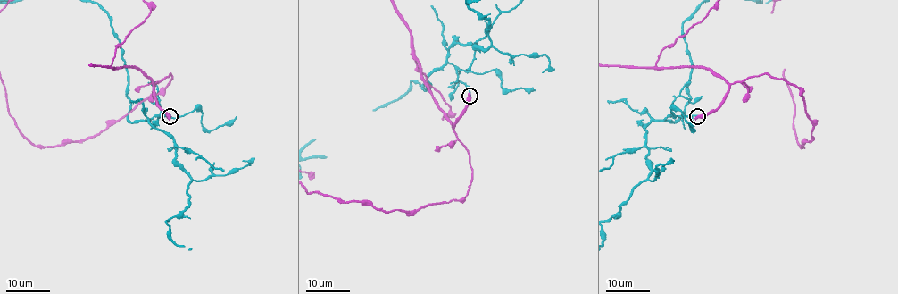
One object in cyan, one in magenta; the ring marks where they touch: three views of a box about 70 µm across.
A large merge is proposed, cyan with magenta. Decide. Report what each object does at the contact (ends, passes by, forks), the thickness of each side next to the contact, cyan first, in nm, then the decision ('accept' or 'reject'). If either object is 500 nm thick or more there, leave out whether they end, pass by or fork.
220/600 nm | reject

